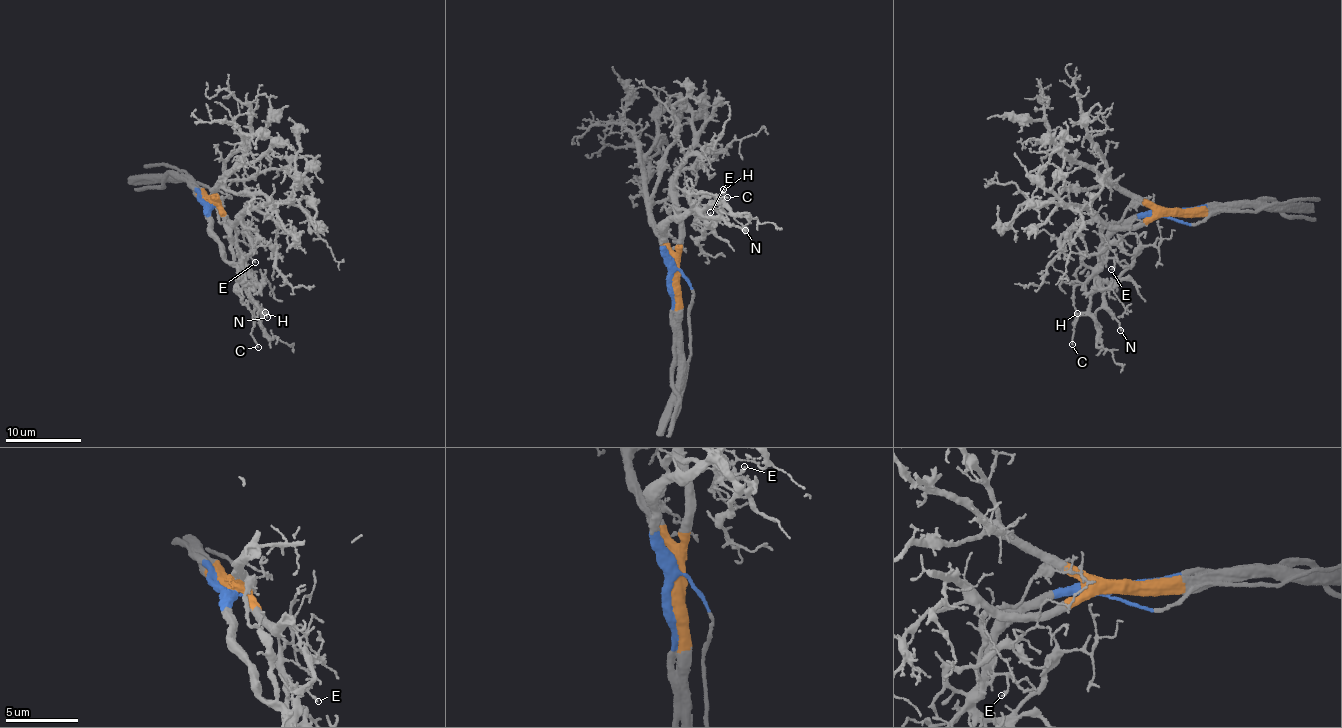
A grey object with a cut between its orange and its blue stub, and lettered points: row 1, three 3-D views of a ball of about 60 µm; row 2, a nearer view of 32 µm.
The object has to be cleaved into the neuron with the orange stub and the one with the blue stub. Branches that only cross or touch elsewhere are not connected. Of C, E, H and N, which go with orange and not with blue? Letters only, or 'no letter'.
no letter

